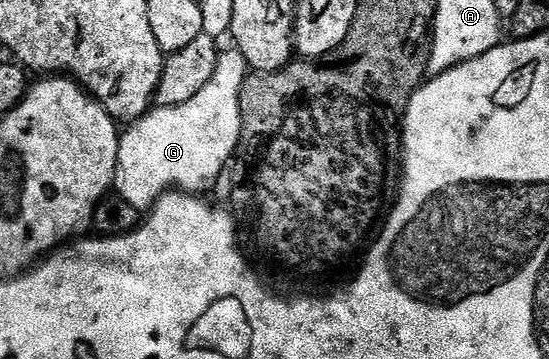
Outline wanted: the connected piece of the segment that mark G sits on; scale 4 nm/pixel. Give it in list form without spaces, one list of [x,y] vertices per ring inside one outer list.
[[[237,49],[229,50],[230,51],[223,50],[221,54],[219,54],[218,68],[212,77],[212,81],[208,81],[208,85],[204,85],[204,89],[200,89],[200,93],[196,93],[196,97],[192,97],[192,101],[184,101],[184,105],[176,105],[175,107],[155,106],[140,118],[133,120],[133,122],[127,126],[130,127],[127,131],[125,128],[125,130],[121,132],[118,141],[118,164],[116,165],[116,177],[114,178],[113,190],[116,192],[117,198],[128,201],[128,205],[136,205],[136,209],[139,213],[149,212],[162,195],[175,189],[187,193],[202,193],[202,190],[204,190],[205,187],[212,186],[213,183],[221,177],[222,170],[226,167],[226,162],[233,157],[234,151],[236,155],[236,152],[239,150],[240,140],[242,137],[242,110],[240,109],[238,94],[246,80],[248,64],[245,56],[243,56]]]

